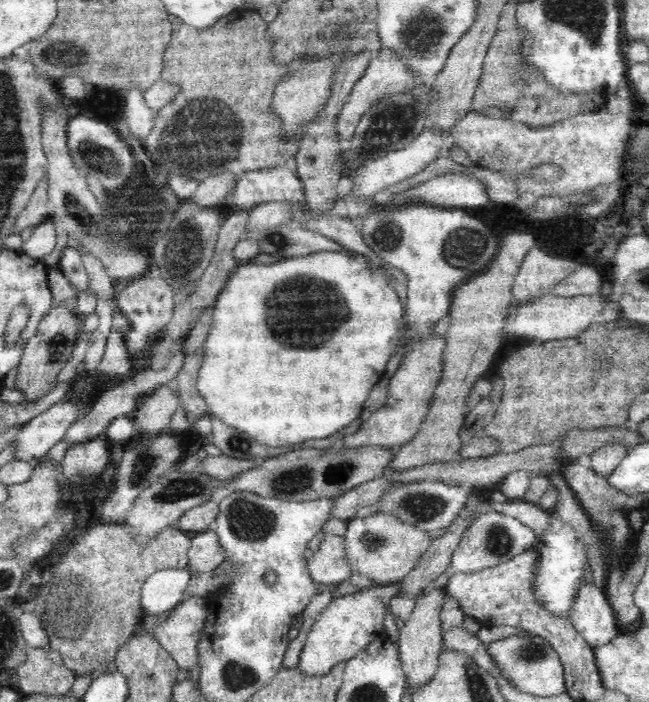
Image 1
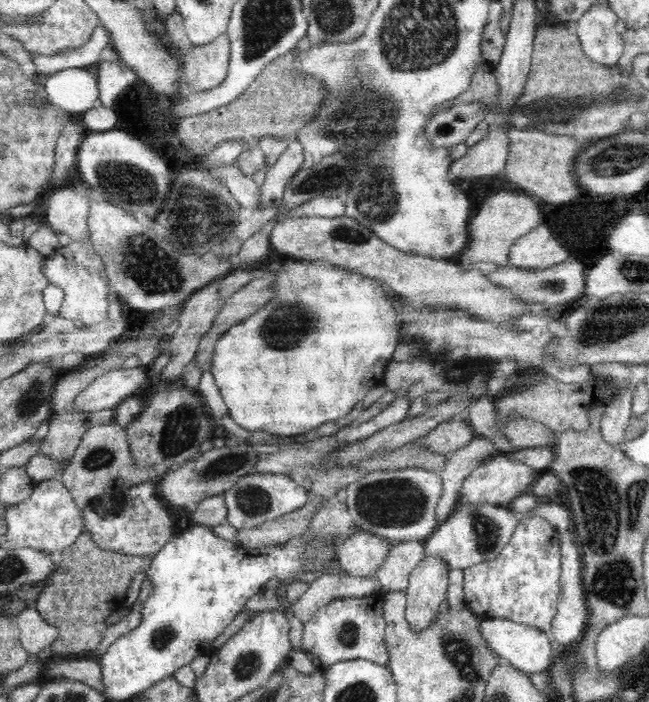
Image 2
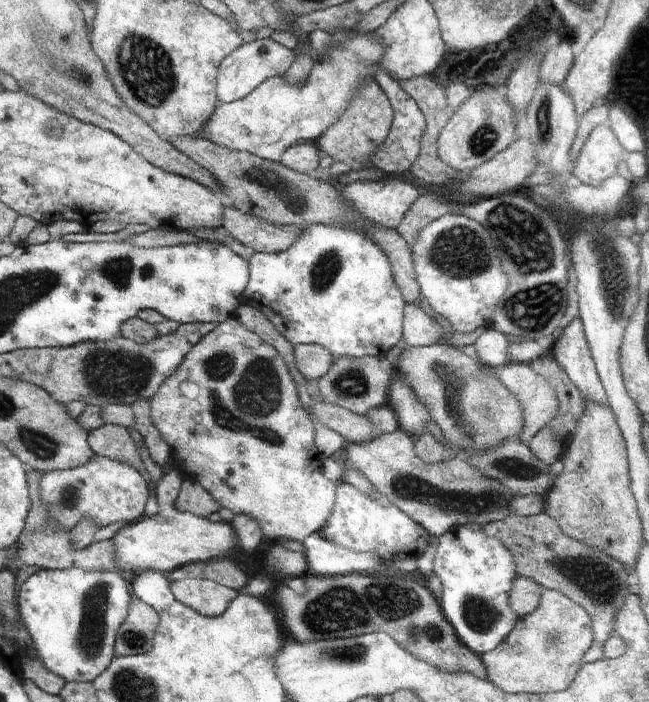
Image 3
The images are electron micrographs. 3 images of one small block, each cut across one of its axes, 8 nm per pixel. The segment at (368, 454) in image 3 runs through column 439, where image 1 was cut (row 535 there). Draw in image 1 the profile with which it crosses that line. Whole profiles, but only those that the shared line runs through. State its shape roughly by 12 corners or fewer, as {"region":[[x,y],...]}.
{"region":[[480,513],[451,558],[456,573],[508,562],[536,533],[512,515]]}

